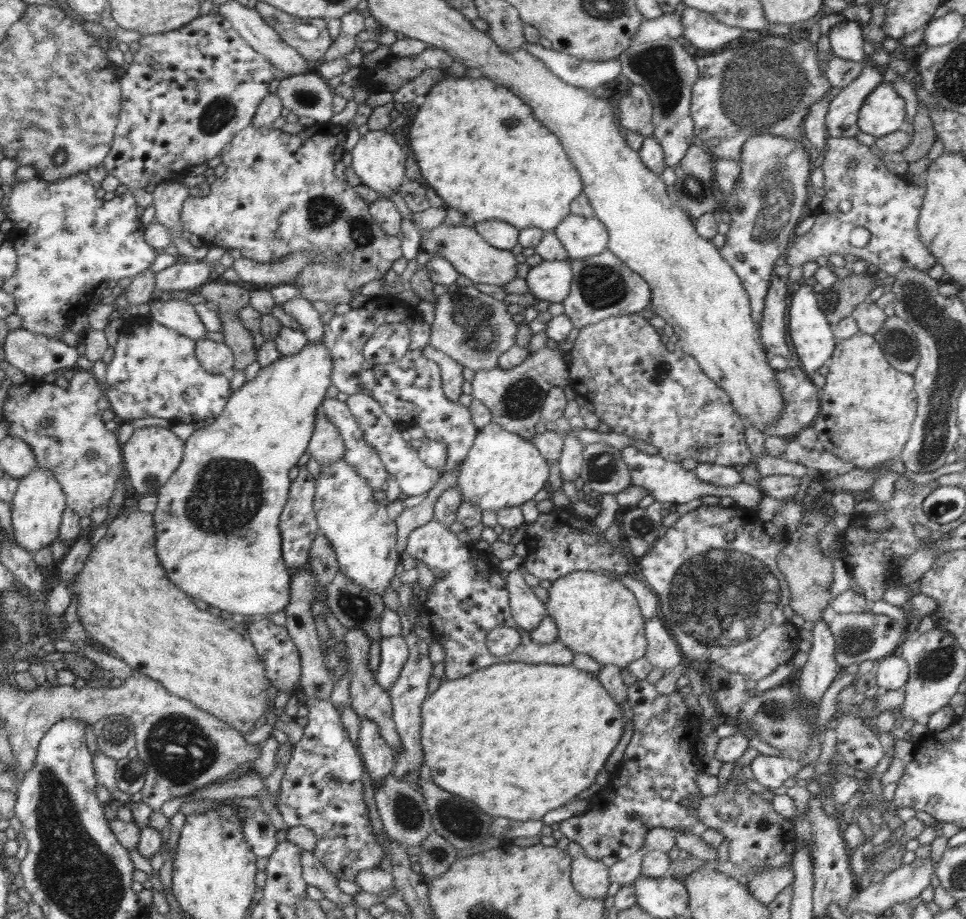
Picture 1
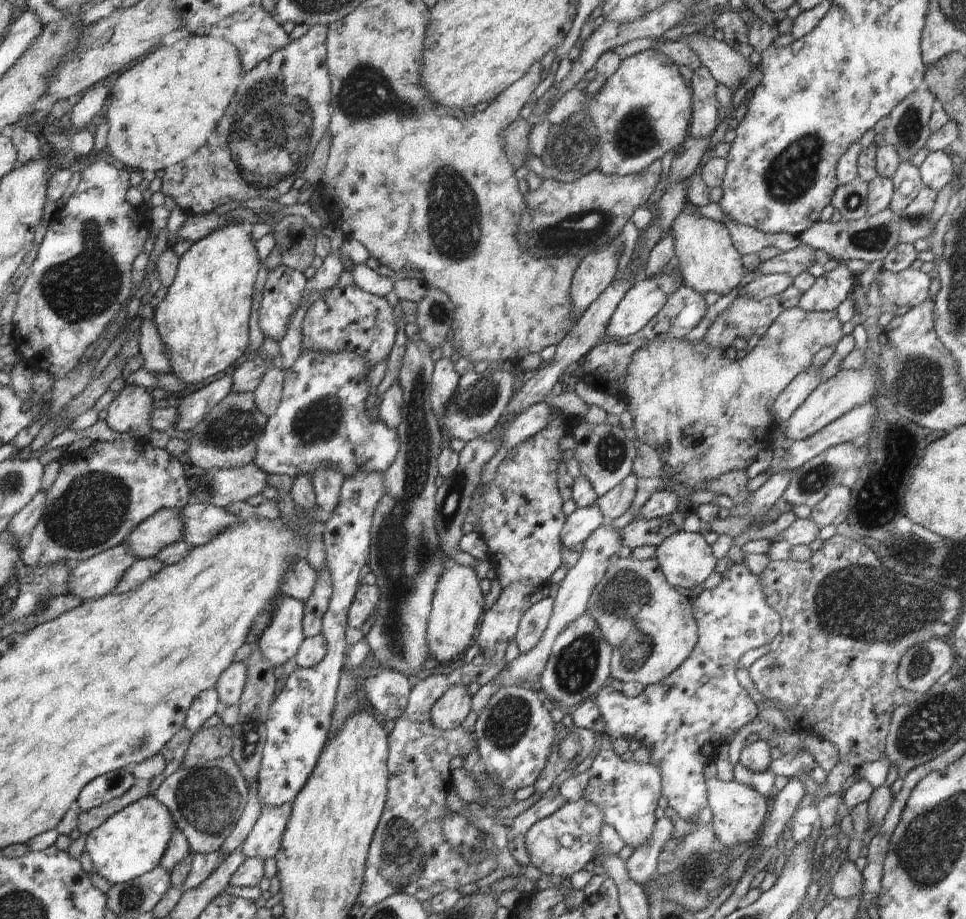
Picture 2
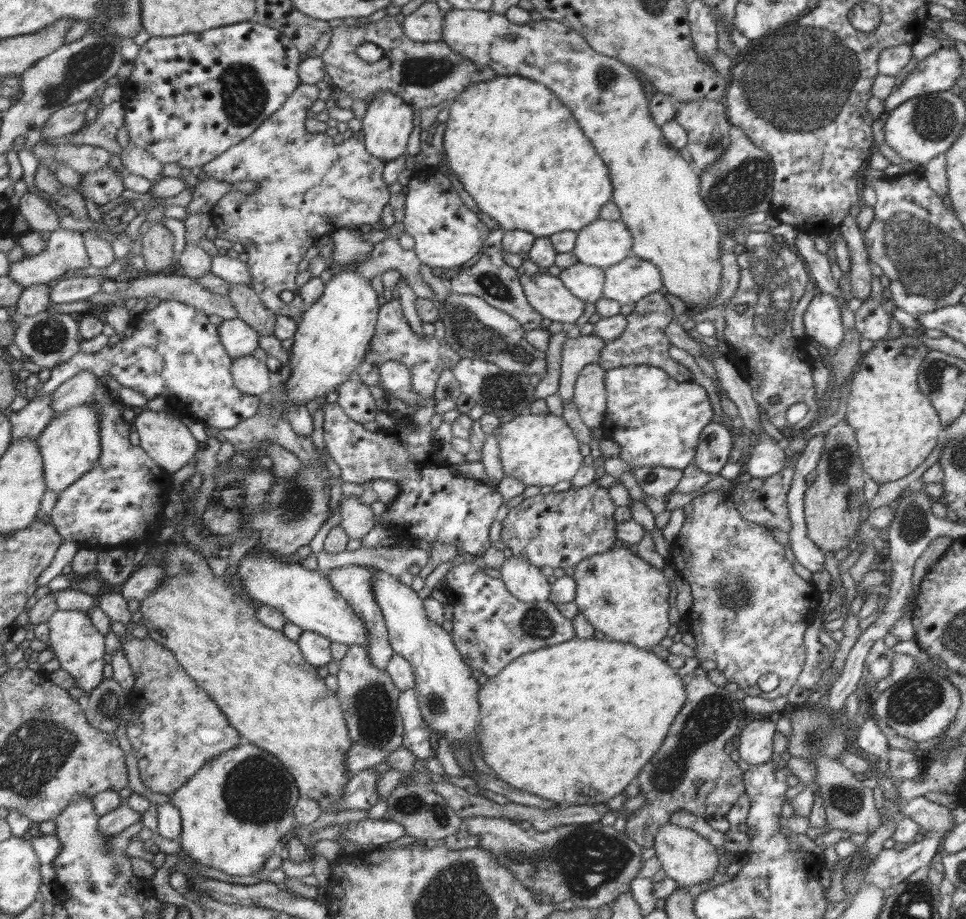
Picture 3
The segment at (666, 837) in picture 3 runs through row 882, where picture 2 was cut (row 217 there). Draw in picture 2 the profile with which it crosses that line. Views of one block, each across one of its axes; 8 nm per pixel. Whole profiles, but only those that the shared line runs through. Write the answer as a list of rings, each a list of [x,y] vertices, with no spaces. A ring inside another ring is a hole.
[[[682,210],[675,218],[670,232],[675,238],[675,255],[683,285],[703,295],[716,292],[725,296],[740,284],[746,274],[740,261],[742,255],[735,249],[730,233],[722,222],[701,218],[690,210]]]

